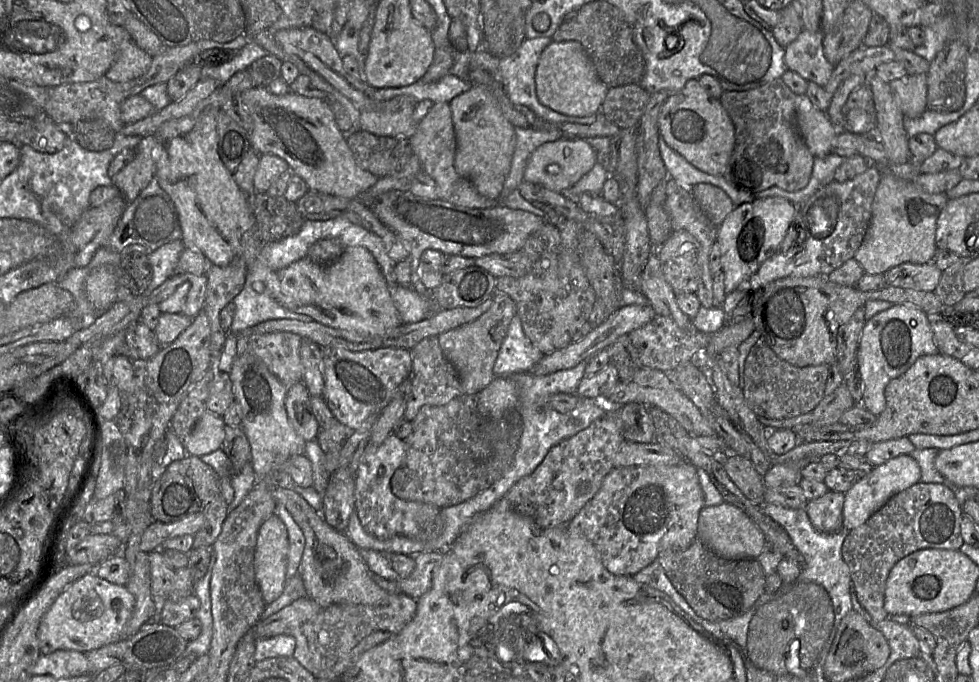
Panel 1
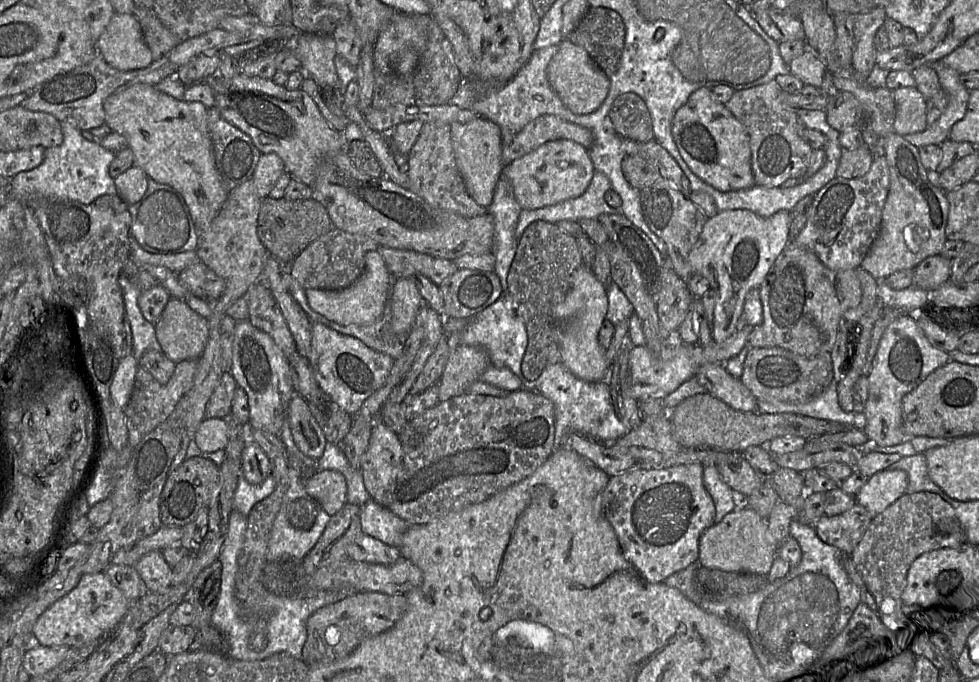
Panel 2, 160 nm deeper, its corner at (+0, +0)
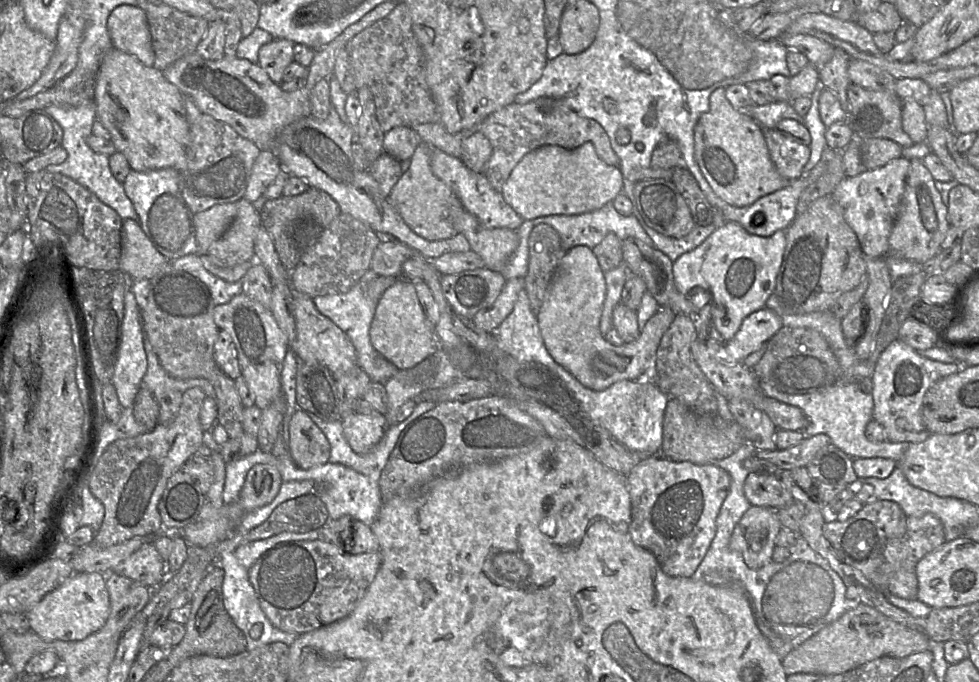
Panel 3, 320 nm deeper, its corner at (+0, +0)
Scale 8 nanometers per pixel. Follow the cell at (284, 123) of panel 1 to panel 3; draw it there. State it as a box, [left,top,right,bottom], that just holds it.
[162,1,398,151]

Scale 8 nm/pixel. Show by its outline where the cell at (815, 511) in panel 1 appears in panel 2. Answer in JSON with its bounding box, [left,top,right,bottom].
[813,504,873,555]

